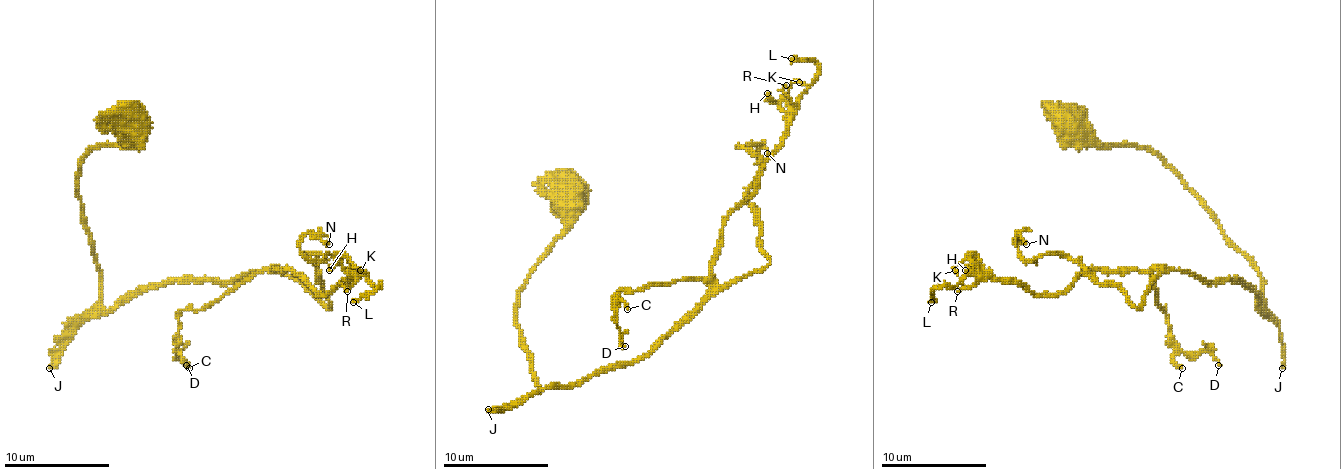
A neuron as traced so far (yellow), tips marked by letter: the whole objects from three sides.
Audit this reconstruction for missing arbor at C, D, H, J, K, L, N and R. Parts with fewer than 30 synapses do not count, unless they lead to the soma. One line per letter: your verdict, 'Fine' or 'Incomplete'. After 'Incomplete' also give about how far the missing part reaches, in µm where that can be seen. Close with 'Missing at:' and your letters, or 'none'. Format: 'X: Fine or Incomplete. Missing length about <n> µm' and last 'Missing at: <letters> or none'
C: Fine
D: Fine
H: Fine
J: Incomplete. Missing length about 400 µm
K: Fine
L: Fine
N: Fine
R: Fine
Missing at: J

